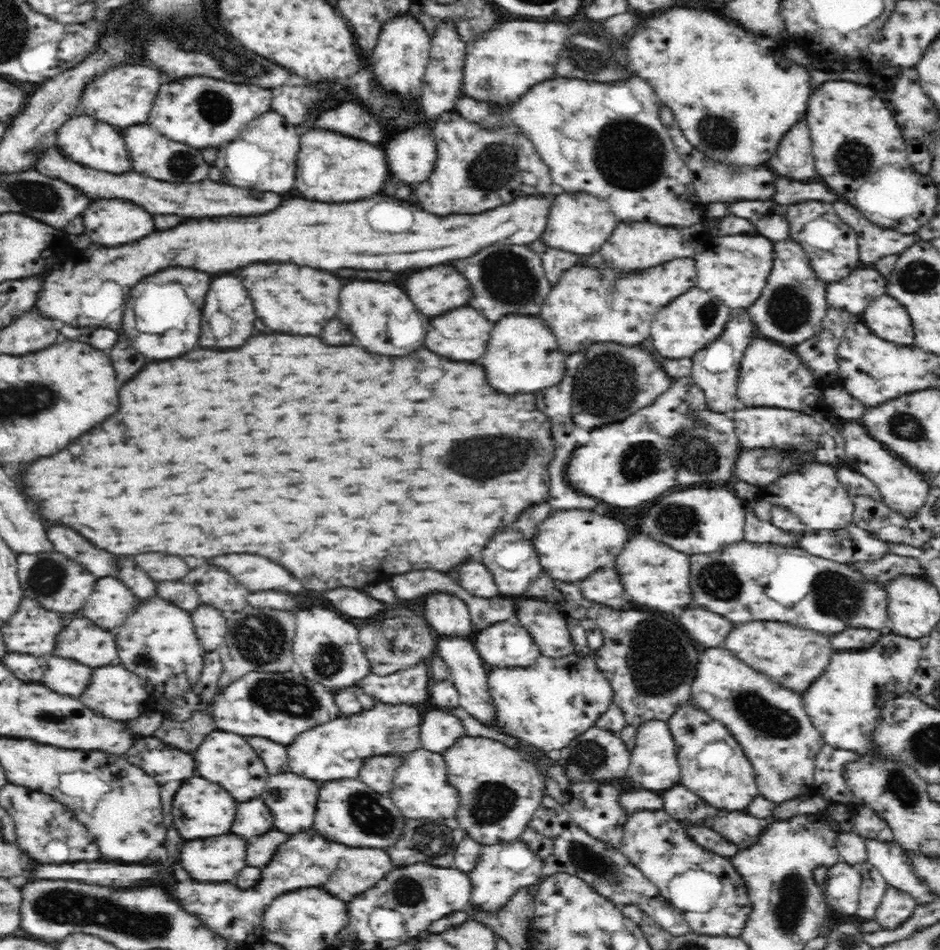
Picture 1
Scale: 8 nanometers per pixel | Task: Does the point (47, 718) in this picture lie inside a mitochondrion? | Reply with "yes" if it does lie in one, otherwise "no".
yes

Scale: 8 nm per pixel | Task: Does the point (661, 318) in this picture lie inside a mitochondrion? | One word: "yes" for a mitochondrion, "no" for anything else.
no

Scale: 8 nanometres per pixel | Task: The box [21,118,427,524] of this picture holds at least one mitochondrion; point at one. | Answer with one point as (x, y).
(181, 164)

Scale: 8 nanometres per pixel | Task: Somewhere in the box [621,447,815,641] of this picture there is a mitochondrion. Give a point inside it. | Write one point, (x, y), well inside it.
(716, 579)

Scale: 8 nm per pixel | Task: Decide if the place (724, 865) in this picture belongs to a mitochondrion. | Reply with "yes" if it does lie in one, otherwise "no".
no

